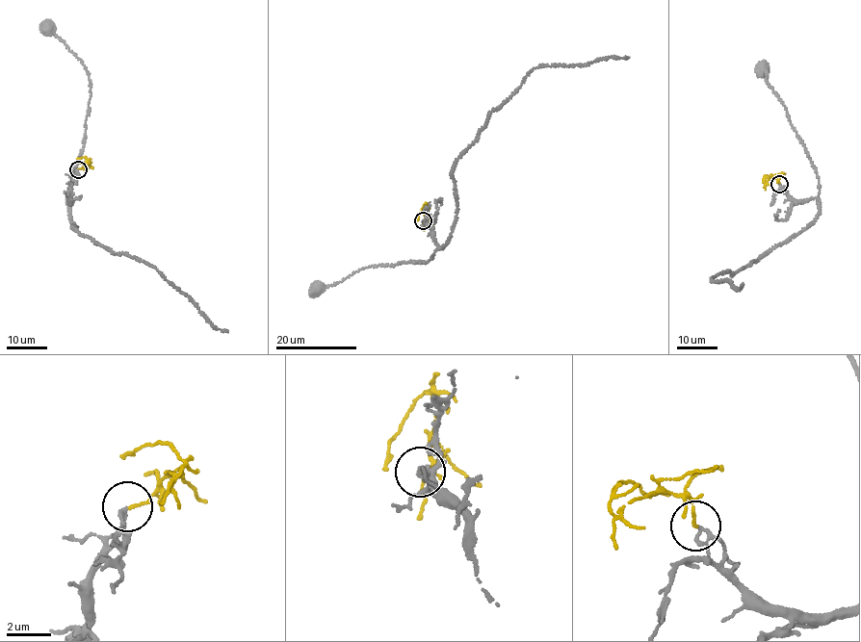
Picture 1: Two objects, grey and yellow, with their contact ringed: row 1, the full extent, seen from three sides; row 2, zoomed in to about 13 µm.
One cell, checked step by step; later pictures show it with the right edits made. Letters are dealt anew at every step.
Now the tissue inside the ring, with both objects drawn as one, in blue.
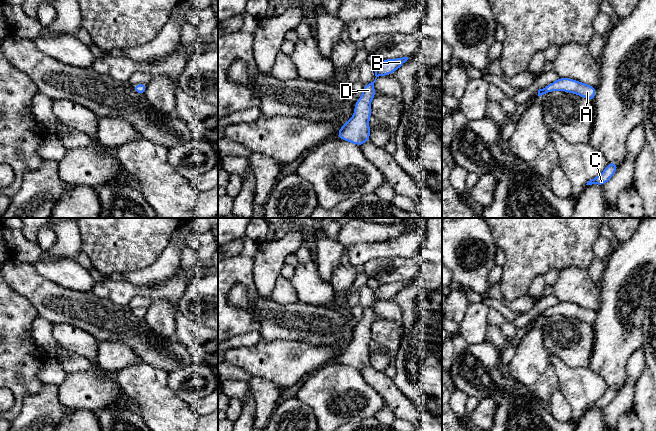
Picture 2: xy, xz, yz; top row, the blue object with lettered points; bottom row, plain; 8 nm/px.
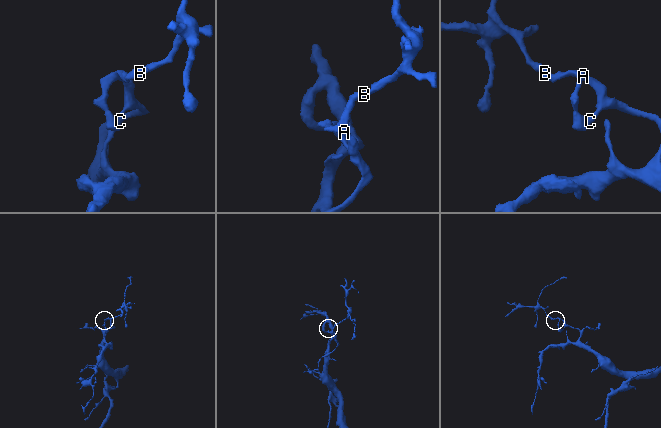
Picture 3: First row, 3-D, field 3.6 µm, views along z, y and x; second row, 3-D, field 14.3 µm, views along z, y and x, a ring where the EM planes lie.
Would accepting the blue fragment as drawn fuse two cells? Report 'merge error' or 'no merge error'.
no merge error

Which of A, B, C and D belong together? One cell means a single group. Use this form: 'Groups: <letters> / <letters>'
Groups: A B C D

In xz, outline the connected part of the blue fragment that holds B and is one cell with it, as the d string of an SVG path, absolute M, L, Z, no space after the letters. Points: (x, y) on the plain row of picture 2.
M409 282L385 283L374 291L375 304L363 310L361 321L355 327L353 341L349 343L337 357L341 364L361 370L370 364L369 343L371 339L370 327L376 320L374 307L379 300L392 298L399 293Z

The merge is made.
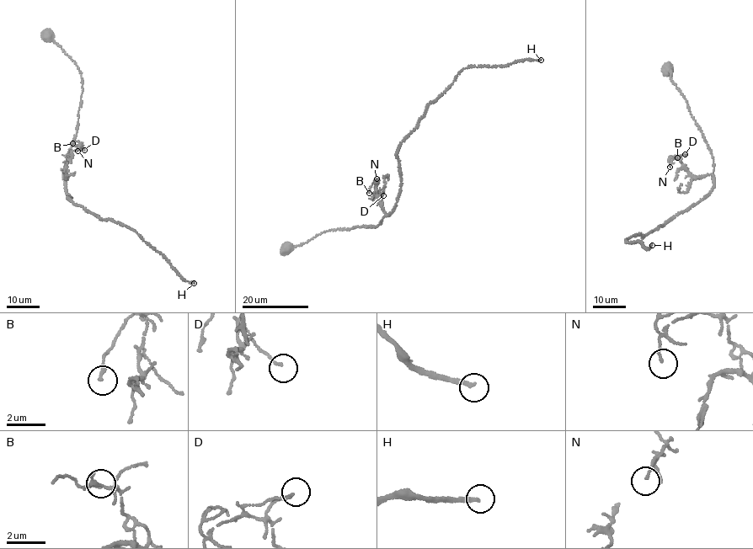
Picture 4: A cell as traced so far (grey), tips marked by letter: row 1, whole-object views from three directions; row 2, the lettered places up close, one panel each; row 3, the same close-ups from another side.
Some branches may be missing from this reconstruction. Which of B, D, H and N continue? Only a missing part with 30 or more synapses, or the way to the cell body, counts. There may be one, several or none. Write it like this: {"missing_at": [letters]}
{"missing_at": ["H"]}

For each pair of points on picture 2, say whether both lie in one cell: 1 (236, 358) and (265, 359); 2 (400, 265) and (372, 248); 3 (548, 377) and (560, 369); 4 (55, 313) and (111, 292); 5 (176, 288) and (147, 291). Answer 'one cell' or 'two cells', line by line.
1: one cell
2: two cells
3: two cells
4: two cells
5: one cell

